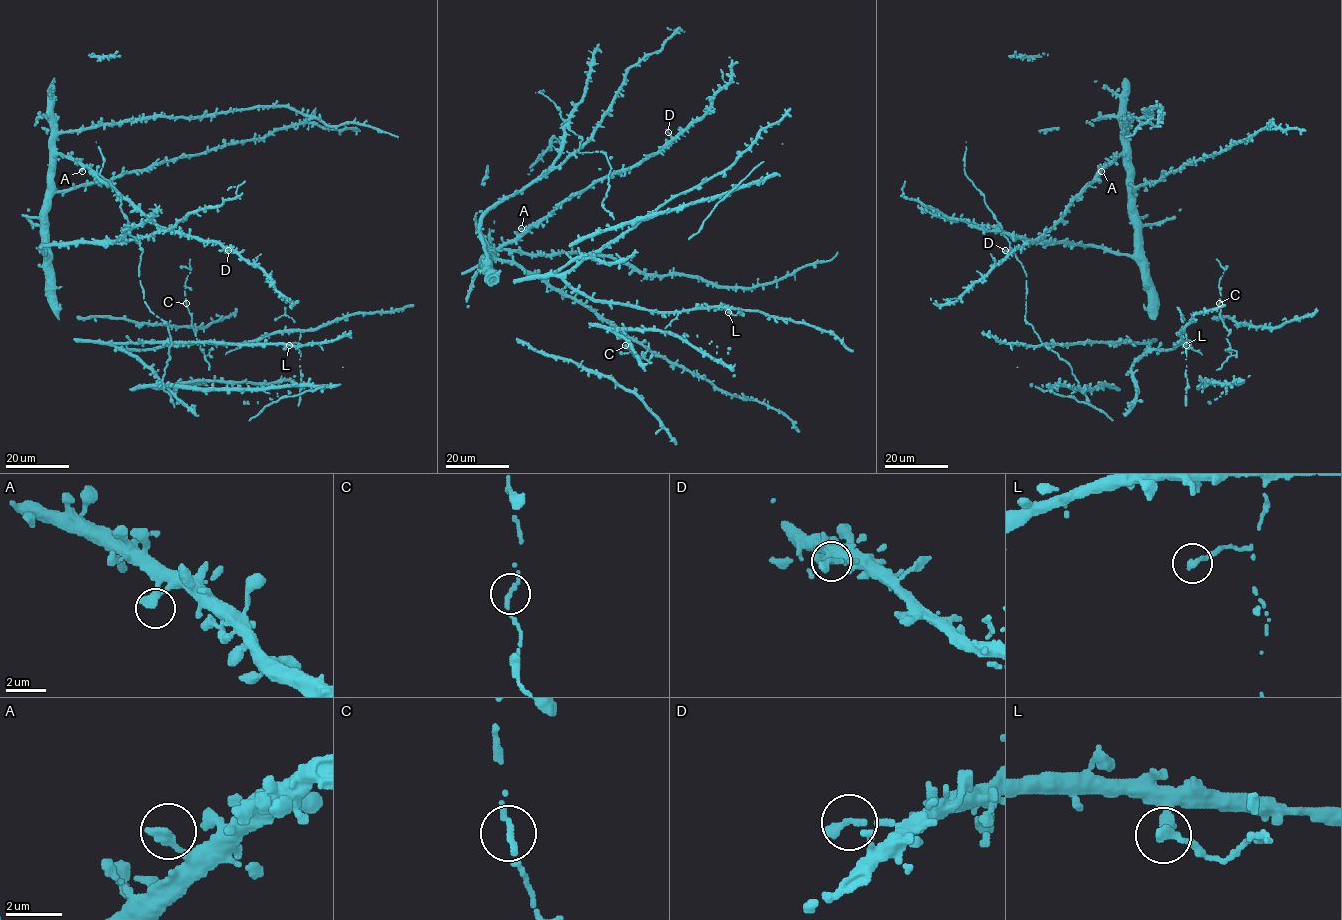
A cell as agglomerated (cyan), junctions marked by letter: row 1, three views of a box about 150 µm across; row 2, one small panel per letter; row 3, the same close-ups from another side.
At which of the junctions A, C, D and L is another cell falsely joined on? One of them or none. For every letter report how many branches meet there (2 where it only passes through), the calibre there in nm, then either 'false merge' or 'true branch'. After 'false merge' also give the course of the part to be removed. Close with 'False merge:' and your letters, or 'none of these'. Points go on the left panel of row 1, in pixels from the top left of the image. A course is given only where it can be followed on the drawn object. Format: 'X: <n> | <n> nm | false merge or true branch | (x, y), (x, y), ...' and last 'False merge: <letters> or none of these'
A: 1 | 440 nm | true branch
C: 1 | 320 nm | true branch
D: 1 | 360 nm | true branch
L: 1 | 360 nm | true branch
False merge: none of these

